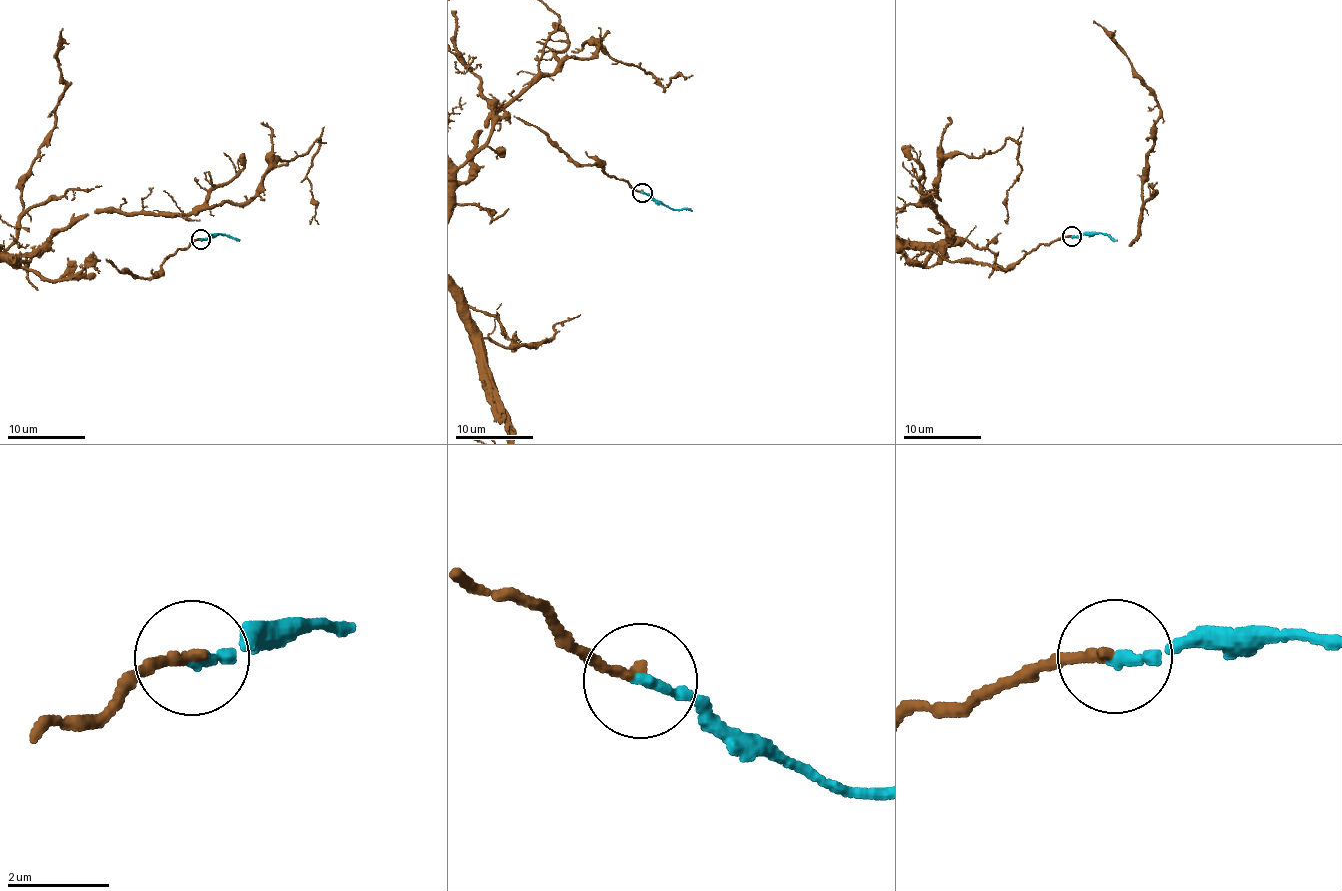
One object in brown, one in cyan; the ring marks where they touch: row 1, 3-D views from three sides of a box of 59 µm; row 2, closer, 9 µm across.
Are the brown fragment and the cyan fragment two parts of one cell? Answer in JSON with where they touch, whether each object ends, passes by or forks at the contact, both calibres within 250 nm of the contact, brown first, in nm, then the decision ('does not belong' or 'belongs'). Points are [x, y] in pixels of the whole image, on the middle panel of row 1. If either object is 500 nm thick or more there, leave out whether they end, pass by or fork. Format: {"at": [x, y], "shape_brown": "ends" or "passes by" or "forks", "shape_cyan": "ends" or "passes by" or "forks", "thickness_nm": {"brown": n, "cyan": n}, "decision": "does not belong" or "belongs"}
{"at": [642, 192], "shape_brown": "ends", "shape_cyan": "ends", "thickness_nm": {"brown": 200, "cyan": 200}, "decision": "belongs"}

